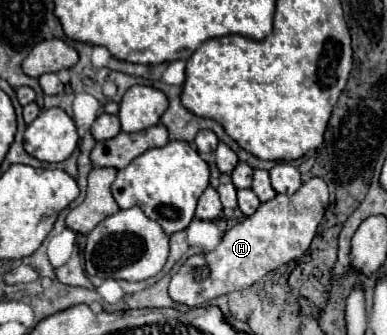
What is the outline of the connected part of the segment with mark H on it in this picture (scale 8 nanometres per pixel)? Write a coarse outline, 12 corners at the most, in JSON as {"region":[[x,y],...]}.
{"region":[[311,177],[233,225],[169,283],[199,307],[309,249],[329,189]]}

